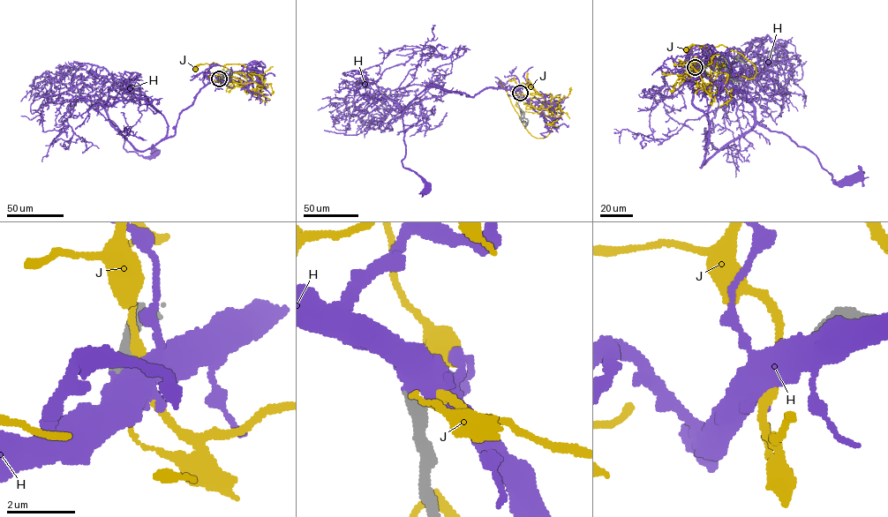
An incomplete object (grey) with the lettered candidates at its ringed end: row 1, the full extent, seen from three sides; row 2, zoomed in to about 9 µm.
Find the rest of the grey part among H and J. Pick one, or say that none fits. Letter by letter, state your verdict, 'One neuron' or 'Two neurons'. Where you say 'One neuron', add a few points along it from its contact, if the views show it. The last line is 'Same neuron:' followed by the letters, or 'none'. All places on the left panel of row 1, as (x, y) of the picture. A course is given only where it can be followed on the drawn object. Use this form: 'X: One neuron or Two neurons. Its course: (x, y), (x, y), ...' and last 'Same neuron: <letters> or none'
H: One neuron. Its course: (219, 78), (182, 111), (176, 133), (144, 151), (110, 121), (125, 150), (154, 152)
J: Two neurons
Same neuron: H

